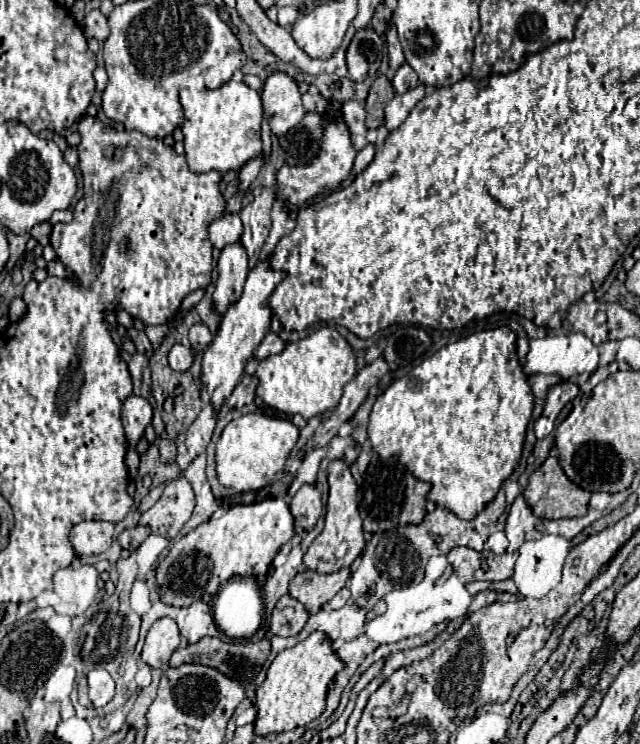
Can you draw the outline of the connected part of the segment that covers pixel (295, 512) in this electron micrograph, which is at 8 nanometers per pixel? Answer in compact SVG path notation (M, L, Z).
M302 485L290 503L290 513L304 531L310 531L316 525L318 517L322 515L322 499L320 497L322 495L314 485Z

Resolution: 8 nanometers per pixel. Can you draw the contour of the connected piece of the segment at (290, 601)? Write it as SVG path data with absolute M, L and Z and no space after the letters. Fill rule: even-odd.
M284 595L272 611L270 631L274 635L282 635L282 637L298 635L302 631L302 627L306 625L308 617L310 617L308 609L298 599Z

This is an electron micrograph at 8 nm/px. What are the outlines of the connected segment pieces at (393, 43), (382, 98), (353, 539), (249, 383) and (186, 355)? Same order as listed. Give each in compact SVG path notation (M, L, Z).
M390 23L388 31L386 31L386 41L388 41L388 55L390 55L390 69L396 71L402 63L404 63L404 53L396 35L396 27L394 23Z
M380 75L368 93L366 99L366 127L368 129L378 129L380 125L384 125L384 107L392 101L394 97L394 87L392 83Z
M334 459L328 465L328 485L330 485L330 495L326 501L324 531L312 541L312 545L304 555L304 565L318 573L334 573L342 567L350 567L352 561L364 551L366 545L362 533L362 519L356 503L358 485L350 473L350 465L344 459Z
M244 377L236 389L232 391L232 395L226 399L226 405L230 409L242 409L244 405L254 401L254 391L256 391L256 377Z
M174 345L168 355L168 363L174 371L188 371L192 365L192 349L184 345Z

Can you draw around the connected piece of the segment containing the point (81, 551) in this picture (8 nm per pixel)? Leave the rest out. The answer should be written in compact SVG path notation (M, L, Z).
M82 521L70 531L76 555L98 555L106 551L114 537L114 525L108 521Z

